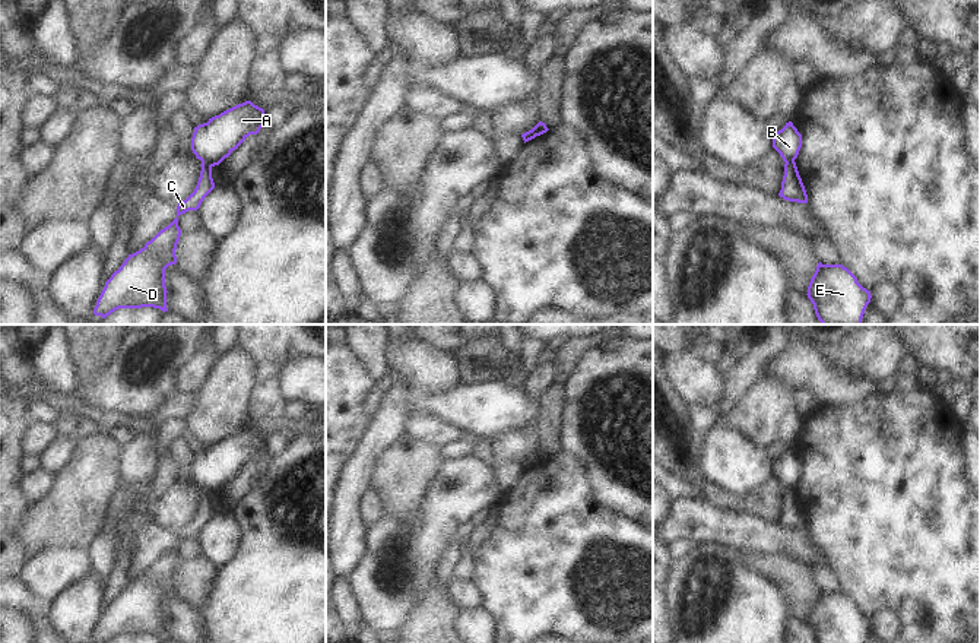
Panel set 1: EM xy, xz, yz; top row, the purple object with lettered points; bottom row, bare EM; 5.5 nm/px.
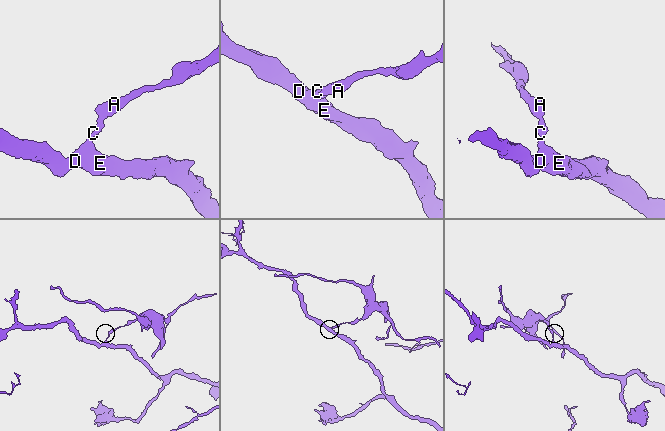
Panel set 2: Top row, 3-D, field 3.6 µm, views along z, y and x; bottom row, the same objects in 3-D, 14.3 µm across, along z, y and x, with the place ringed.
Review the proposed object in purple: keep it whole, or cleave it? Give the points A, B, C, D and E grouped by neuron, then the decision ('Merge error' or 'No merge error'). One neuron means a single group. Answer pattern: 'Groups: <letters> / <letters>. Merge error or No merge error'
Groups: A B / C D E. Merge error.

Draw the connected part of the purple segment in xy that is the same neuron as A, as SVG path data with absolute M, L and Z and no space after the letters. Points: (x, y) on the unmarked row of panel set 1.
M245 428L194 454L191 478L202 490L219 492L250 462L257 462L264 453L264 437Z

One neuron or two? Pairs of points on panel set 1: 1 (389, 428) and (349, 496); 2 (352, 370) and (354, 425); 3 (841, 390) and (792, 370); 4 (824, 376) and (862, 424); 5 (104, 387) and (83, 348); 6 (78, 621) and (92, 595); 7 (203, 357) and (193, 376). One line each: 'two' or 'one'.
1: one
2: one
3: one
4: two
5: two
6: one
7: one

